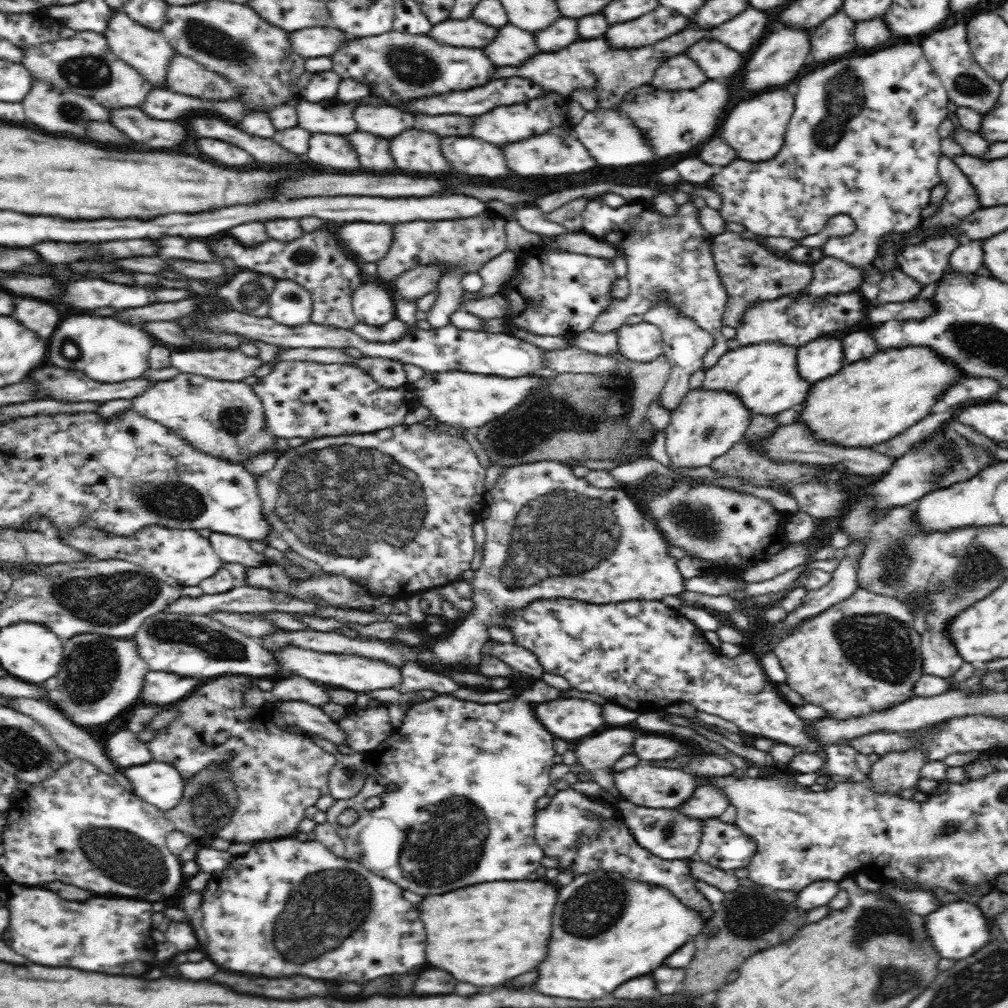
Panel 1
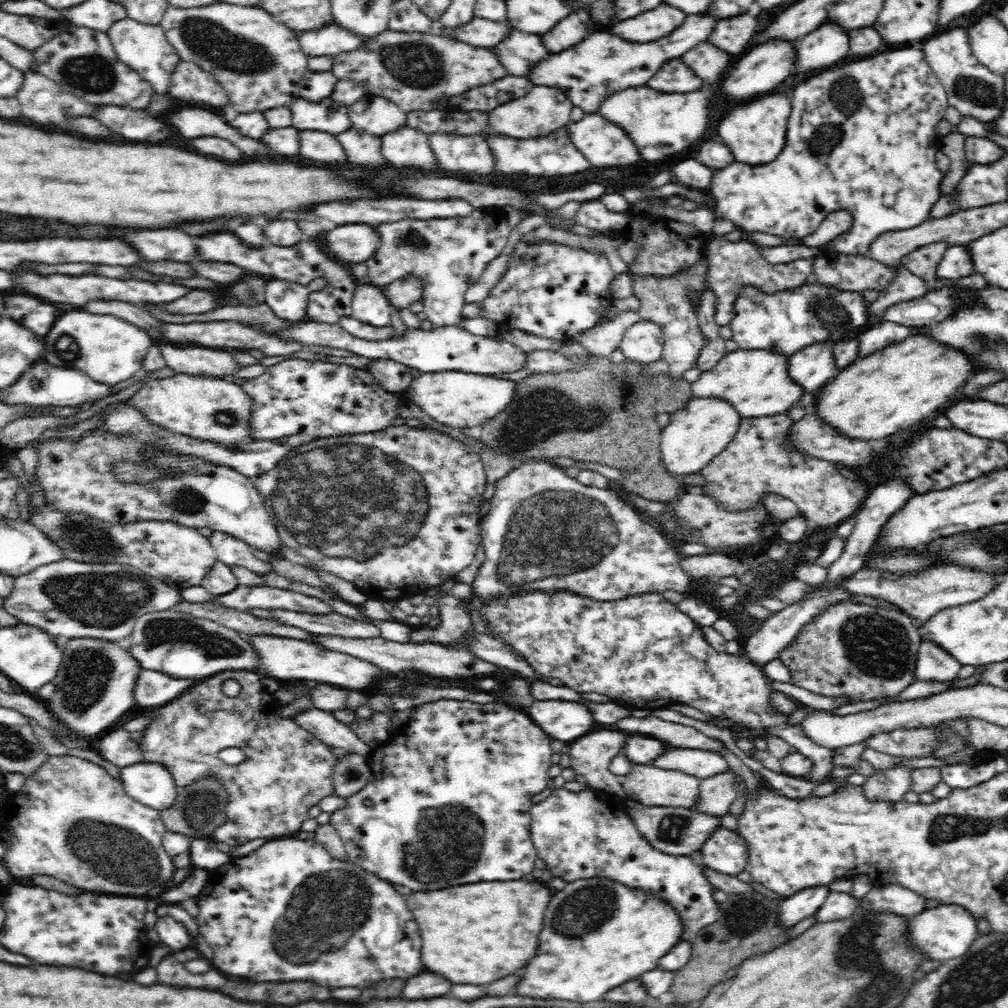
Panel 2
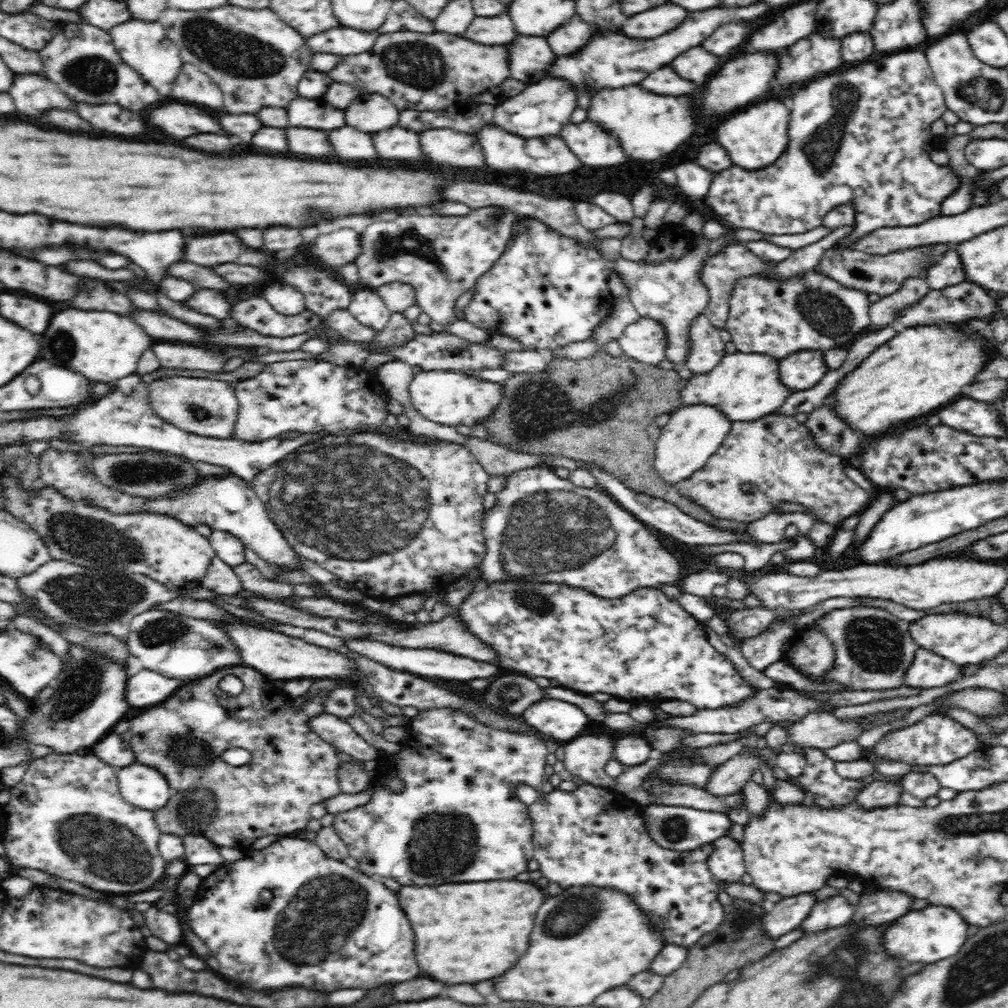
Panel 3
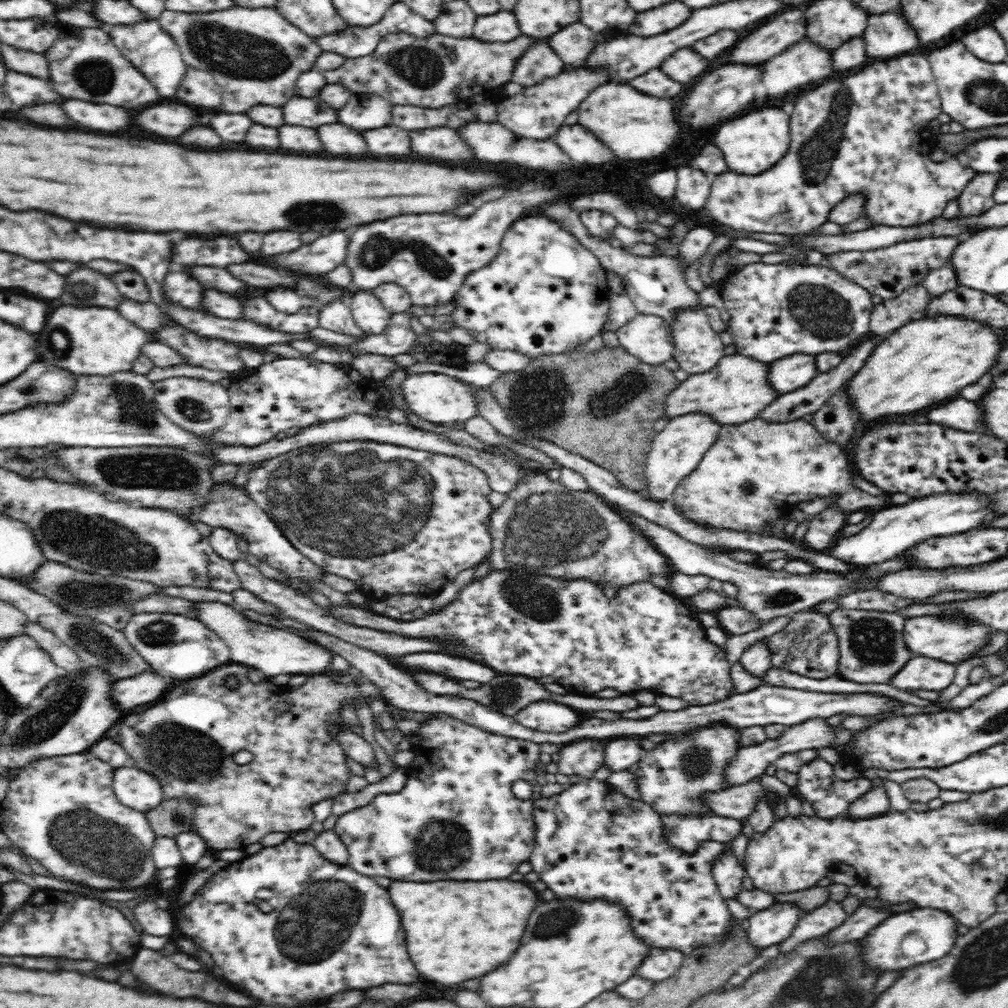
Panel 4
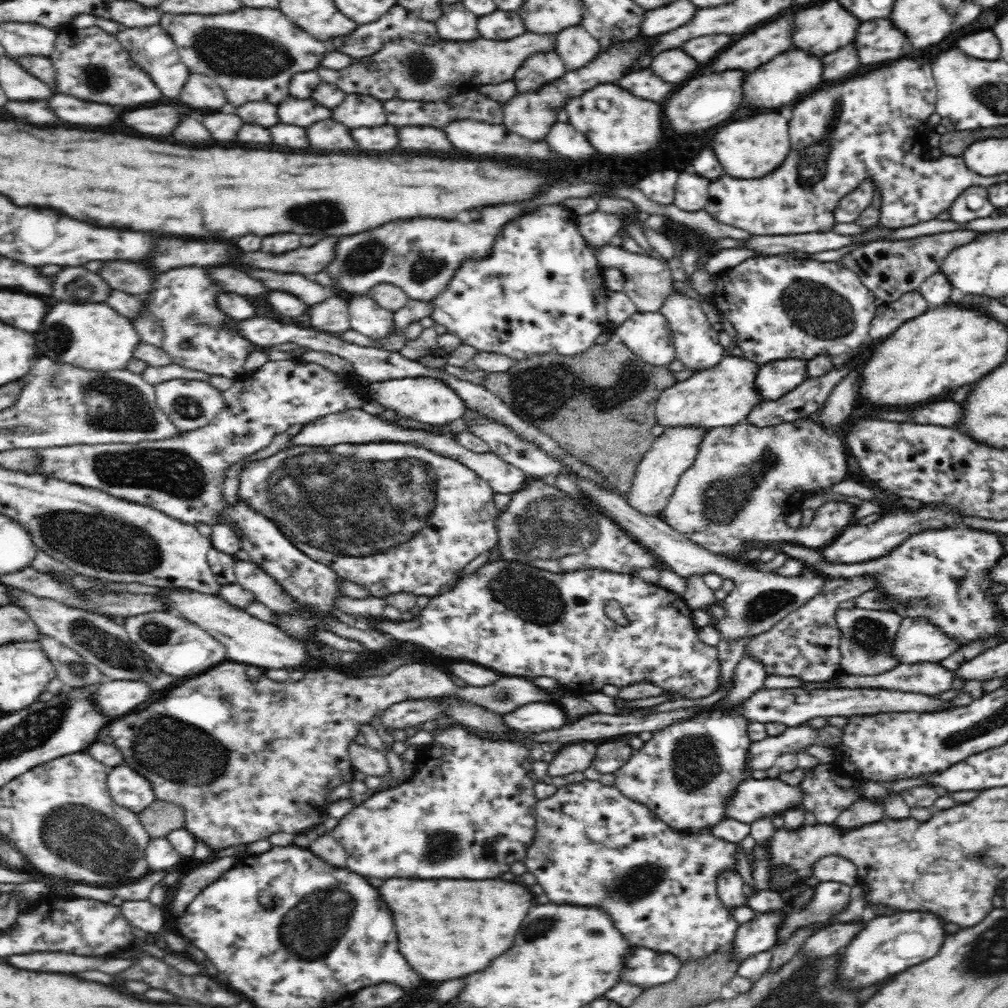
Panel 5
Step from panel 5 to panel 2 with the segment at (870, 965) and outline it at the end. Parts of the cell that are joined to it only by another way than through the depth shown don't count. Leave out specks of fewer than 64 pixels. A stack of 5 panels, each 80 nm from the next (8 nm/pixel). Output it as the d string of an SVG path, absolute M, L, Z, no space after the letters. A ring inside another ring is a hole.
M941 905L912 917L909 922L909 938L915 948L930 956L930 960L950 960L968 952L976 938L982 935L978 932L977 921L978 919L962 906Z

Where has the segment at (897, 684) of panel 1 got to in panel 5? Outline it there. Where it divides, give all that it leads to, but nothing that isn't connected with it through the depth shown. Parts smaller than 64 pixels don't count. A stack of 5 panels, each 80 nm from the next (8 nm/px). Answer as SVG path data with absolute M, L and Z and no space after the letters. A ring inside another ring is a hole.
M852 607L836 610L834 619L840 629L841 672L860 677L873 677L900 665L893 653L893 642L902 622L902 615L894 611Z

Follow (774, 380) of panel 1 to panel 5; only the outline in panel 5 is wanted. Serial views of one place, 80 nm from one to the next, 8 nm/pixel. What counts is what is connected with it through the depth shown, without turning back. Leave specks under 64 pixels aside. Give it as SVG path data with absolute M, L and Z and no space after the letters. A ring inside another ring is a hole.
M726 356L716 366L694 372L690 378L677 381L663 390L655 402L657 424L664 427L706 427L714 429L735 426L747 420L750 411L763 400L755 385L760 366L744 357Z

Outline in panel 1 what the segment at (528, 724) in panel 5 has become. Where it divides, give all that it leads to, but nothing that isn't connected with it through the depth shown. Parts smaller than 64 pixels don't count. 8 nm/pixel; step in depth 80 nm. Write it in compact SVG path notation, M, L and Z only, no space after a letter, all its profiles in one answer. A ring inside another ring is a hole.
M563 698L534 705L538 720L555 736L576 744L602 730L602 706L590 700Z

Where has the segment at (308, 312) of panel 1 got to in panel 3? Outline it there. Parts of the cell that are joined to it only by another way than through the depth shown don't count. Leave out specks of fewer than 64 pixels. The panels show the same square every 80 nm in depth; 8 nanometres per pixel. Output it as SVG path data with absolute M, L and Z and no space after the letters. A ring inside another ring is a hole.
M268 284L262 286L263 298L270 308L286 316L296 316L305 310L305 297L295 286L288 284Z

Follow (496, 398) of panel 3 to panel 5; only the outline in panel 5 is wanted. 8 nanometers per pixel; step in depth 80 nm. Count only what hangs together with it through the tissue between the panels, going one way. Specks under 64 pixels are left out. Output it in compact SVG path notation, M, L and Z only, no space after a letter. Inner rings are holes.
M408 376L387 380L386 382L369 383L369 392L374 400L388 410L398 412L399 416L412 418L416 422L432 426L450 427L453 420L466 418L468 410L466 403L449 384L431 376Z

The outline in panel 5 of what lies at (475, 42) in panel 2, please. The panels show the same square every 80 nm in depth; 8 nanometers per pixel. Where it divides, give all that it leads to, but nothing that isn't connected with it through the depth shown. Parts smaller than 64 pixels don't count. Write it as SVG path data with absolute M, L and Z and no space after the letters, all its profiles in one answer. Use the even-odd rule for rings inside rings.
M496 10L488 16L478 18L478 30L480 30L480 36L488 40L510 40L526 32L516 12L502 12L502 10Z

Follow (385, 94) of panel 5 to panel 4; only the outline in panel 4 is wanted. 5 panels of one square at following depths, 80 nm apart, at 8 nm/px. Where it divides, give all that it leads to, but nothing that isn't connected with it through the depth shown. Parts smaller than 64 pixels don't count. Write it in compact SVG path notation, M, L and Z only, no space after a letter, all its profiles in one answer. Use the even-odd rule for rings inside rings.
M398 32L382 37L375 51L364 58L346 60L340 68L324 72L330 84L344 84L358 94L382 94L390 104L420 108L440 108L462 99L478 96L511 82L518 56L534 38L520 36L512 42L480 42L474 38L454 38L434 33L428 38Z

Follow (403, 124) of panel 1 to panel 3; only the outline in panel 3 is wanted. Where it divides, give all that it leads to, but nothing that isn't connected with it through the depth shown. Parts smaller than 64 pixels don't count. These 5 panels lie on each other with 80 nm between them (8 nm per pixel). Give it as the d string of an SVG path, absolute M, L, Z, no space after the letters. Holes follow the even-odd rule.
M362 94L346 108L346 122L362 132L380 132L398 126L398 108L380 94Z

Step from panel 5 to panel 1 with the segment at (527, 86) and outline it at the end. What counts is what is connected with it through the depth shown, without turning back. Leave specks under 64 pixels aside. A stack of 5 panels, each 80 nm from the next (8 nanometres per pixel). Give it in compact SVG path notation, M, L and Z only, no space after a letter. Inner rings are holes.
M502 26L498 30L498 38L494 38L494 42L490 42L486 48L486 56L496 64L496 66L508 66L508 64L516 64L516 62L524 62L530 56L538 54L534 36L530 32L524 32L516 26Z

